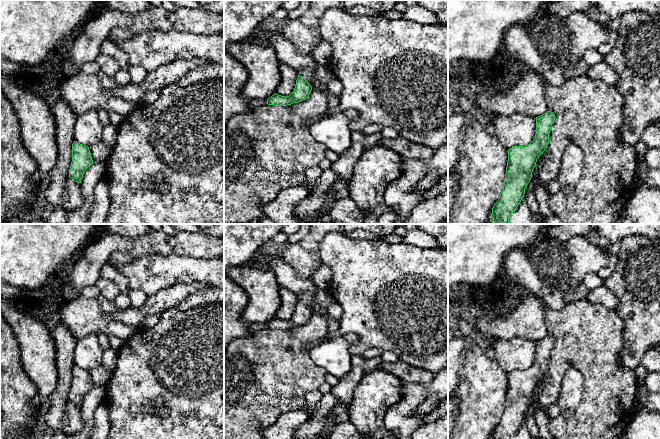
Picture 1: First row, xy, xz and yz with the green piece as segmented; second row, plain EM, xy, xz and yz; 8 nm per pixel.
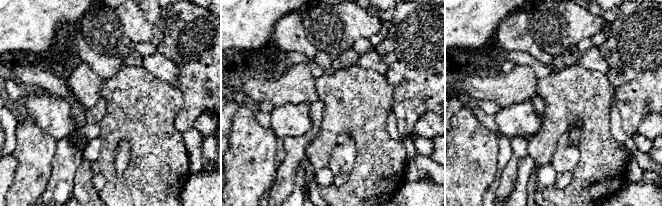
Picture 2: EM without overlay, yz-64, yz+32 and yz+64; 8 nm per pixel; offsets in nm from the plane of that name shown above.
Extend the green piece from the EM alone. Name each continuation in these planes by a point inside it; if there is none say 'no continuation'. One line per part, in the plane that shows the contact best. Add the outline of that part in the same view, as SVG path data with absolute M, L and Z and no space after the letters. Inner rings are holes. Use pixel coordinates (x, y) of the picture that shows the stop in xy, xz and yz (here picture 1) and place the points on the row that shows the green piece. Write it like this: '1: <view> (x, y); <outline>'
no continuation

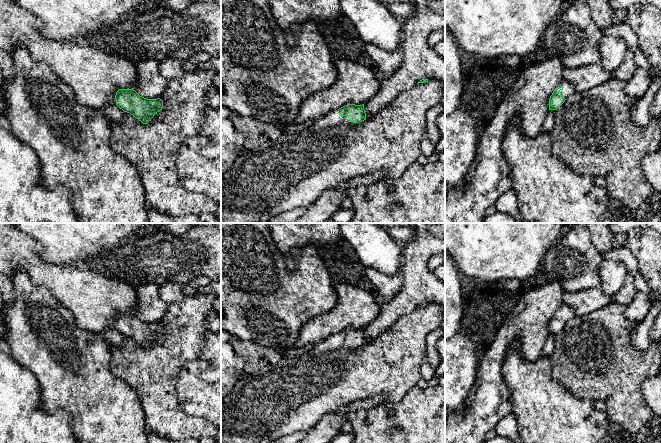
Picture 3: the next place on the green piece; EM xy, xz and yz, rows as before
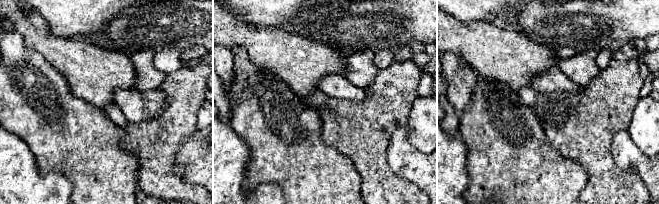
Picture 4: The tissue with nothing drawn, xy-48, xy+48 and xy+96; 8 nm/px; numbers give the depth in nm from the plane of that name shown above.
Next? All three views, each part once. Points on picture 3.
1: xz (332, 119); M334 110L316 119L315 122L309 128L311 130L322 130L324 128L336 127L342 124L354 125L355 123L352 123L347 116L340 116L338 110Z

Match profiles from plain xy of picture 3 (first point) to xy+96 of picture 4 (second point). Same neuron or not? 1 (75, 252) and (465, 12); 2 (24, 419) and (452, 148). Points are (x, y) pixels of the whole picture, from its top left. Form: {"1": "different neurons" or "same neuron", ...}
{"1": "same neuron", "2": "same neuron"}

